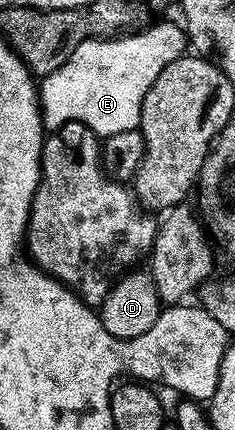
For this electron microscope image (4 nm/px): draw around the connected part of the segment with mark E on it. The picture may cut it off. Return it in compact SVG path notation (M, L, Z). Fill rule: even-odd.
M162 21L141 31L117 37L97 37L80 43L80 47L76 47L56 71L41 78L43 126L53 131L69 121L79 121L102 139L120 135L120 131L138 129L148 87L156 83L156 75L160 75L168 63L187 52L186 30L175 21Z

